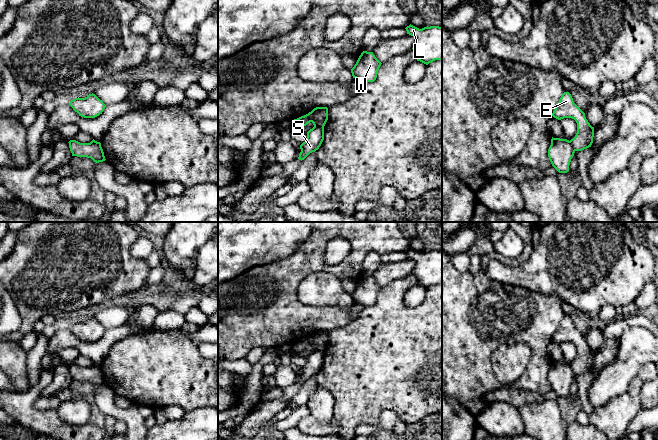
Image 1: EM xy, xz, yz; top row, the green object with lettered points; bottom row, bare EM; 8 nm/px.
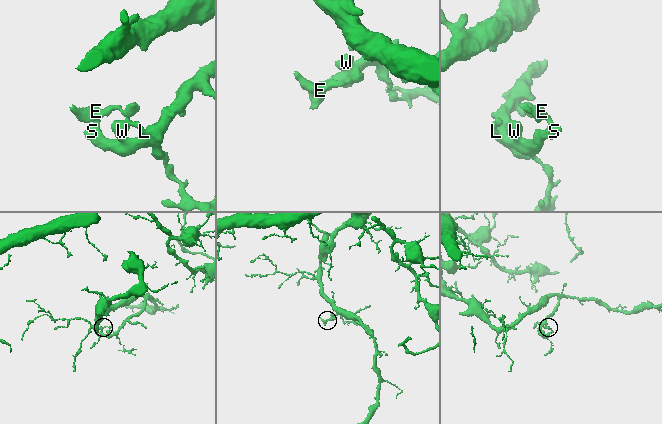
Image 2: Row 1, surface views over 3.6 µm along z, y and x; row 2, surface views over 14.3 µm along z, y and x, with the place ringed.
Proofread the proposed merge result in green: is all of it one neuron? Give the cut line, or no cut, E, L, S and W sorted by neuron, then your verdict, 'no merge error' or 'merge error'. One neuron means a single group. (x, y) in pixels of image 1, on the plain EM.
cut xz (314, 350), (321, 350), (323, 352); groups E S / L W; merge error

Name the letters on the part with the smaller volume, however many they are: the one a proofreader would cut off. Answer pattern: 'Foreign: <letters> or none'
Foreign: E, S

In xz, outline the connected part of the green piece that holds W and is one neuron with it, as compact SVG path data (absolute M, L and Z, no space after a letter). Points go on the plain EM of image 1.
M363 275L351 293L352 300L364 307L374 306L381 288L373 276Z

